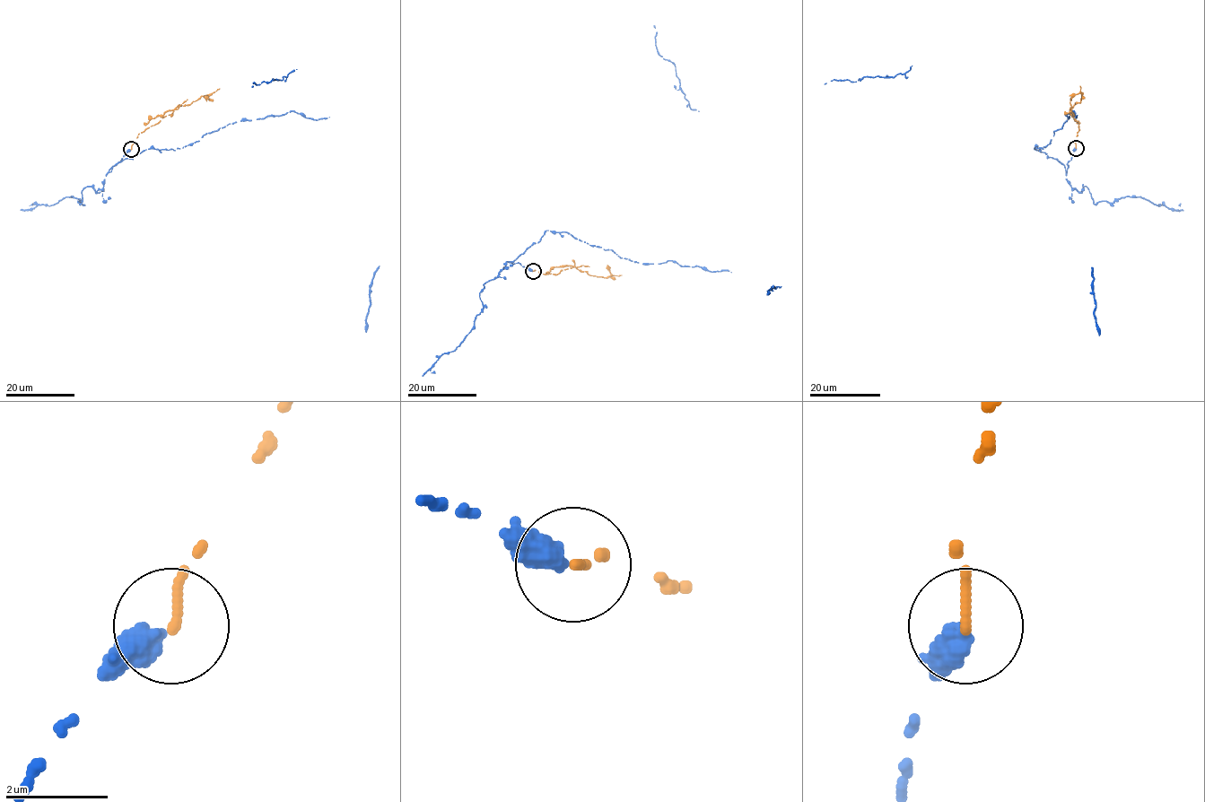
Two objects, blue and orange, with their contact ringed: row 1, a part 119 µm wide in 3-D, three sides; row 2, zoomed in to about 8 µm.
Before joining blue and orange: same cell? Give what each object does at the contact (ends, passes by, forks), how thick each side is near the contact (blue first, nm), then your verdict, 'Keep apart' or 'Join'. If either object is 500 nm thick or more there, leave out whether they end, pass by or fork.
At the ring blue ends. At the ring orange ends. Thickness 440 nm (blue) against 160 nm. Keep apart

